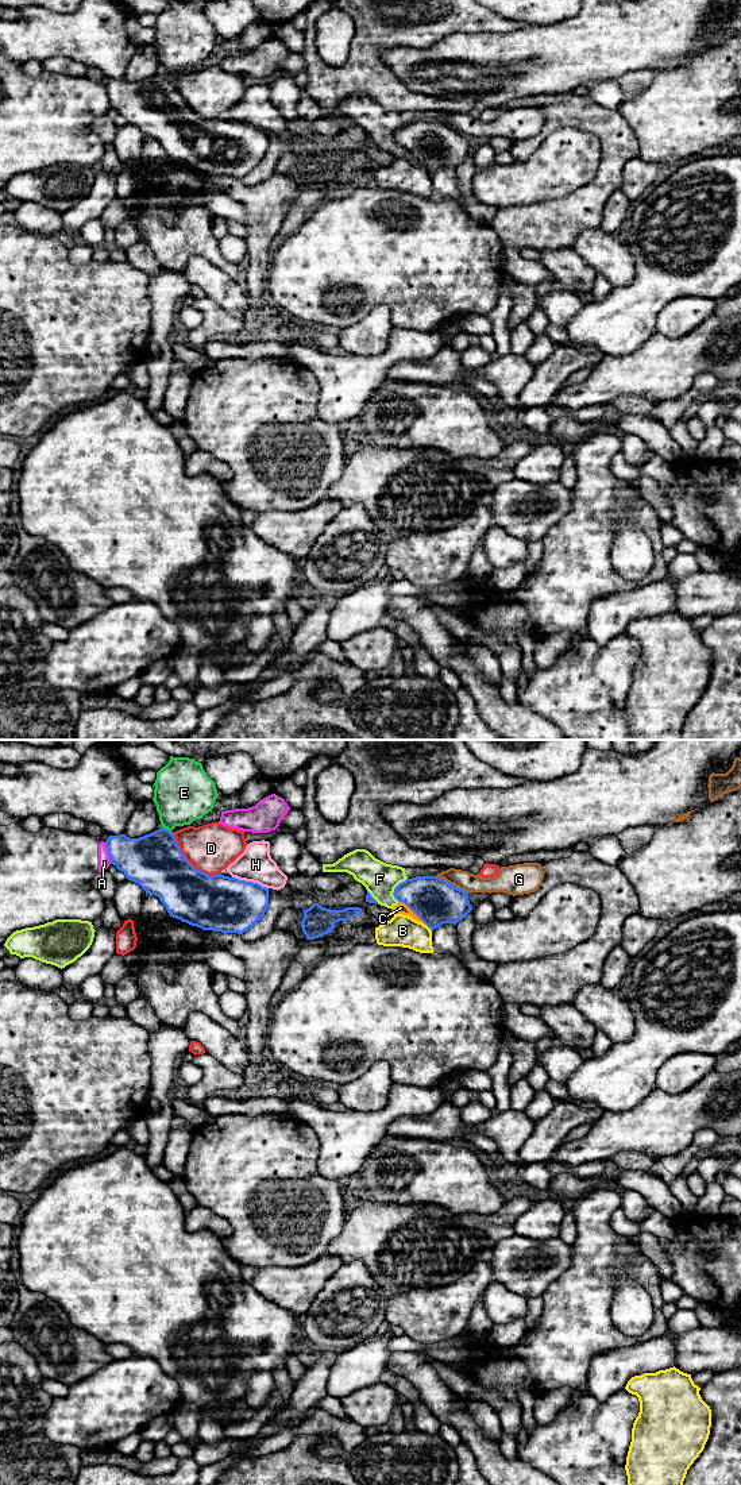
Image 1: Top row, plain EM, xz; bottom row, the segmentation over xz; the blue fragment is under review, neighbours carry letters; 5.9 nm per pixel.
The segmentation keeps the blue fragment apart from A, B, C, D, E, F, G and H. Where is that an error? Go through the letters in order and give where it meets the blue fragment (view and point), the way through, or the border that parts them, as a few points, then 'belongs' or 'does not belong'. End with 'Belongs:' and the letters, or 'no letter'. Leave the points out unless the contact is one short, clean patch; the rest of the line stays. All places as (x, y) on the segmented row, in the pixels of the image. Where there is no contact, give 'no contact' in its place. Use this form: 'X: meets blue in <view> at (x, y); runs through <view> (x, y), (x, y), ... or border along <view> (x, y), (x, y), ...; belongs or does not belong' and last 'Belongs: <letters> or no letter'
A: meets blue in xz at (108, 853); border along xz (104, 843), (111, 863); does not belong
B: meets blue in xz at (427, 925); does not belong
C: meets blue in xz at (412, 910); border along xz (398, 901), (404, 902), (425, 924); does not belong
D: meets blue in xz at (188, 861); does not belong
E: meets blue in xz at (166, 829); border along xz (162, 826), (170, 832); does not belong
F: meets blue in xz at (394, 888); does not belong
G: meets blue in xz at (451, 884); border along xz (436, 875), (466, 893); does not belong
H: meets blue in xz at (250, 882); border along xz (232, 876), (240, 880), (257, 882), (267, 888); does not belong
Belongs: no letter

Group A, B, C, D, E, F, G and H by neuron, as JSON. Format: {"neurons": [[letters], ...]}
{"neurons": [["A"], ["B"], ["C", "F"], ["D"], ["E"], ["G"], ["H"]]}

